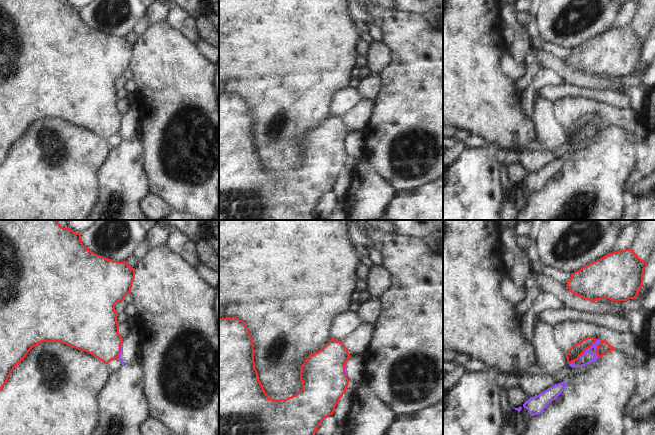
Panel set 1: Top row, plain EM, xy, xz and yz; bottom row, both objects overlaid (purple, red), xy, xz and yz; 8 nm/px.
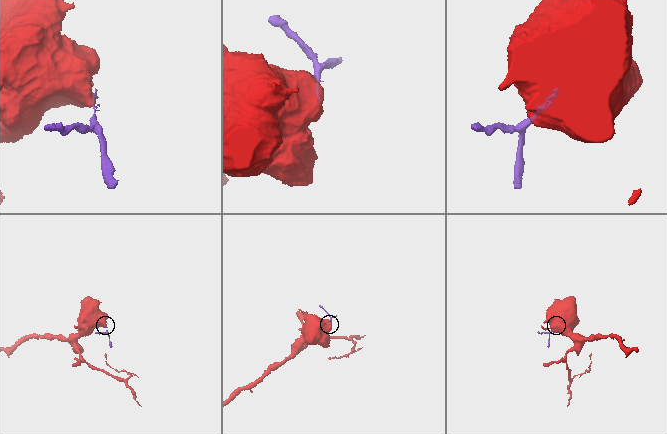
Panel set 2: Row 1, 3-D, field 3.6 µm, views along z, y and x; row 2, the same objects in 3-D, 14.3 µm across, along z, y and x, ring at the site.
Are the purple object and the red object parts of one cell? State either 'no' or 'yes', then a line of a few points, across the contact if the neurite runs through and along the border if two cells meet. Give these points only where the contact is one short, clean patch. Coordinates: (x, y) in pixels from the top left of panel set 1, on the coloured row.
no | yz (601, 340), (596, 340), (578, 358)

